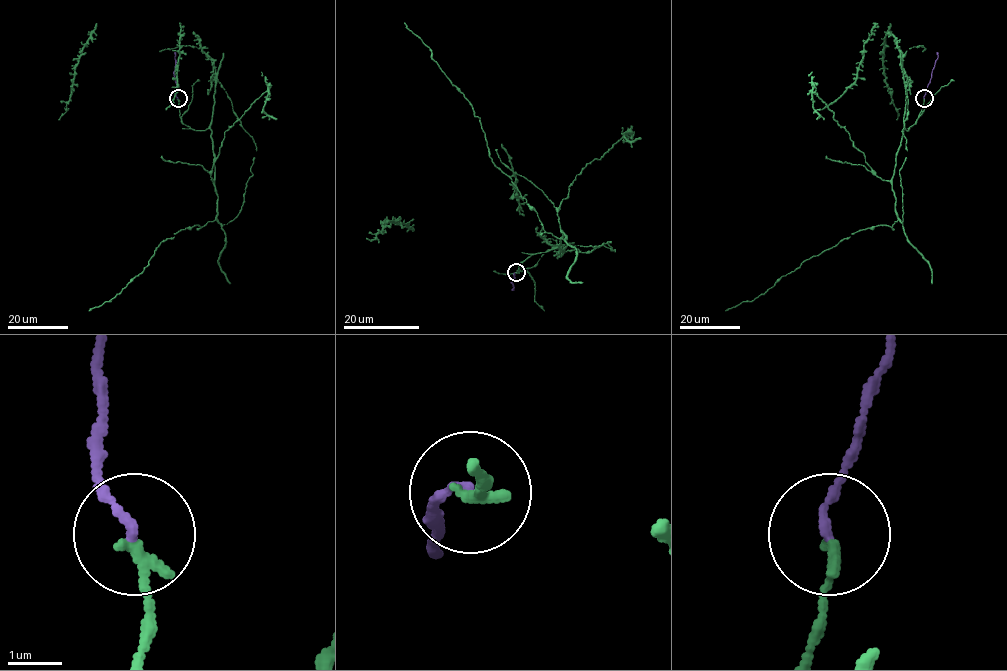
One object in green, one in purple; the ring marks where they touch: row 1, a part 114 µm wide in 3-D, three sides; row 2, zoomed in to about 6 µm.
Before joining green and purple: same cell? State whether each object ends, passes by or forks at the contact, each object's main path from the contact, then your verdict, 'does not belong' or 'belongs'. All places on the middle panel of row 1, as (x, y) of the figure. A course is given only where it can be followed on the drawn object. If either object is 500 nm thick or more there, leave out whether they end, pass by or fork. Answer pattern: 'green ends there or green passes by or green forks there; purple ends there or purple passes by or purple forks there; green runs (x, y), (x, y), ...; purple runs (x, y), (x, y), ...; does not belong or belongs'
green ends there; purple ends there; green runs (516, 273), (524, 260), (559, 246), (562, 233), (566, 237), (546, 232), (489, 156), (470, 102), (404, 23); purple runs (516, 273), (511, 289); belongs

